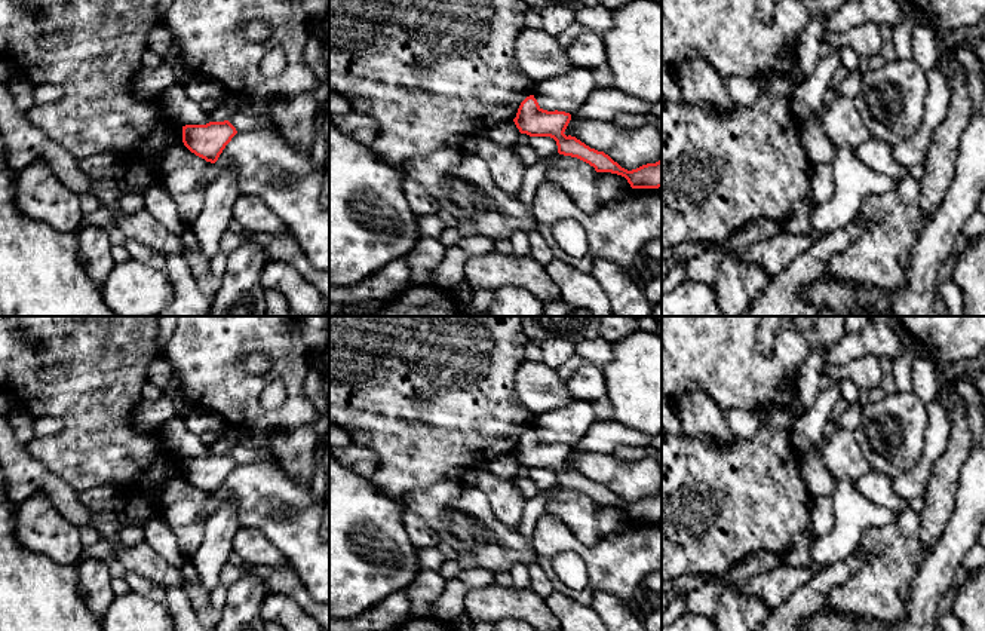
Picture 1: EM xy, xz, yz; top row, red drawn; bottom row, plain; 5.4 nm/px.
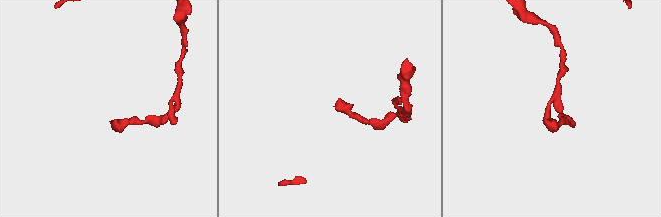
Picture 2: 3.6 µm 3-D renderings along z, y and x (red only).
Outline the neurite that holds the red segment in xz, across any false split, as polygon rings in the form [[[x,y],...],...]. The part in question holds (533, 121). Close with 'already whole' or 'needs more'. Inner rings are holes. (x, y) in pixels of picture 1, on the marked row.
[[[534,95],[527,97],[521,102],[516,117],[513,119],[521,134],[553,138],[559,154],[577,157],[593,166],[596,172],[622,175],[627,180],[632,189],[662,187],[662,159],[656,163],[647,163],[636,169],[627,171],[604,151],[590,148],[576,137],[567,137],[564,132],[570,120],[570,113],[543,110]]]; already whole

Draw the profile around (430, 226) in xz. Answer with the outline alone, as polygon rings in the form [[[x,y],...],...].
[[[438,214],[418,215],[418,230],[421,236],[439,239],[445,229]]]

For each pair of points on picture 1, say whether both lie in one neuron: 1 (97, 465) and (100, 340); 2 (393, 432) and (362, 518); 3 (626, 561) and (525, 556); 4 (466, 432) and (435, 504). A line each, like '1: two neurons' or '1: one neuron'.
1: one neuron
2: two neurons
3: two neurons
4: two neurons

